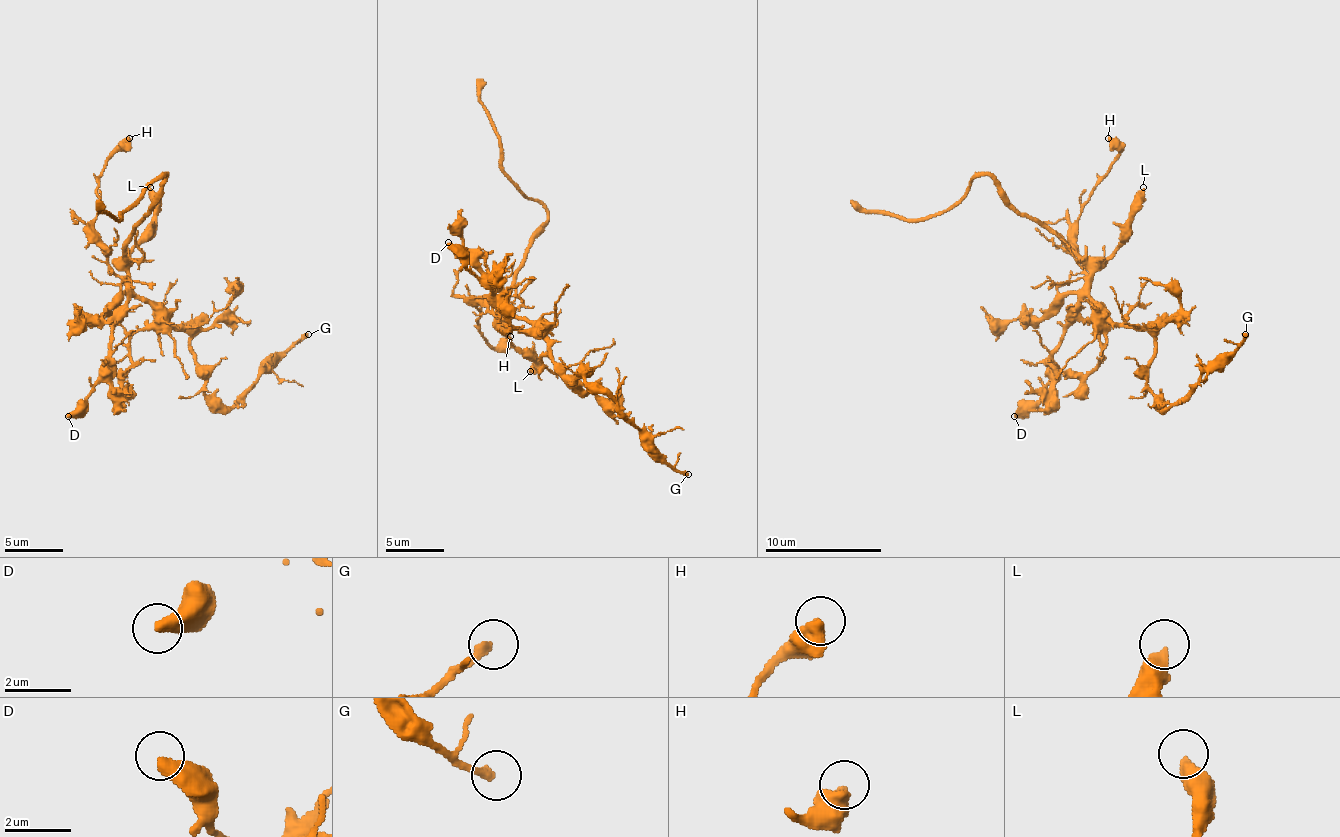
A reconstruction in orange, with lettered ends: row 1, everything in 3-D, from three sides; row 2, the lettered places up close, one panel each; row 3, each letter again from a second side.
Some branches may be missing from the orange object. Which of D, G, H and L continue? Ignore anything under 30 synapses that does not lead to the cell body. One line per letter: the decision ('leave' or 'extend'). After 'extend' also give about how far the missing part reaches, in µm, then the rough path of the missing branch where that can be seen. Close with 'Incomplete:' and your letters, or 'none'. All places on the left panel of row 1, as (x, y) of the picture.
D: leave
G: leave
H: leave
L: leave
Incomplete: none

